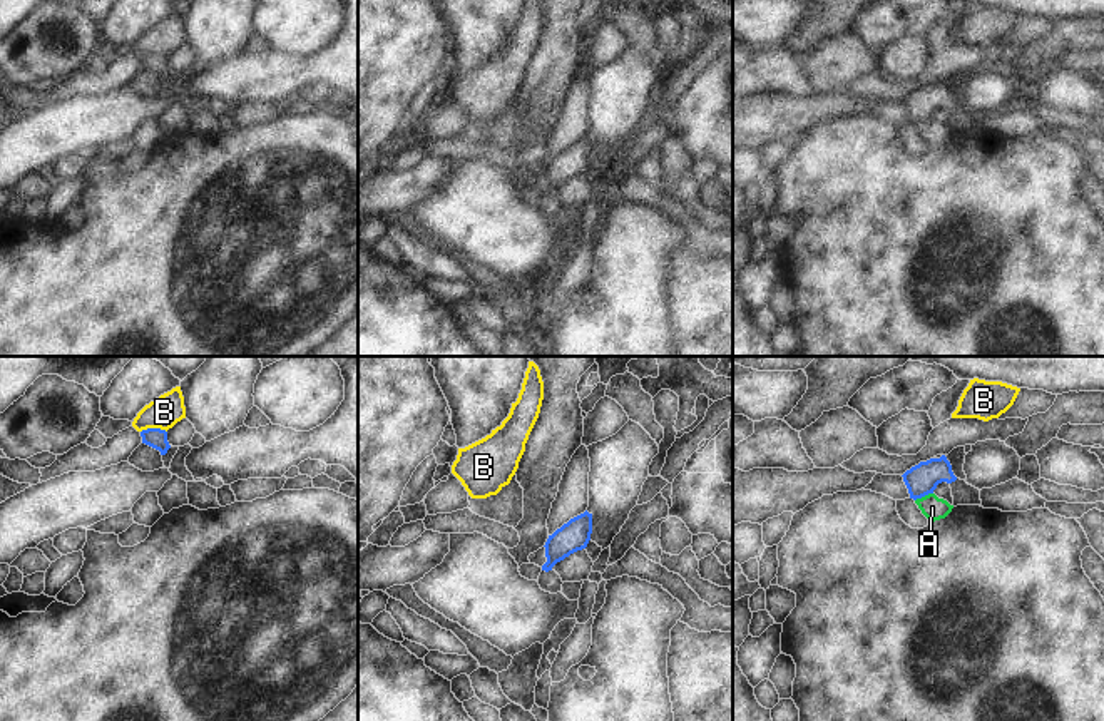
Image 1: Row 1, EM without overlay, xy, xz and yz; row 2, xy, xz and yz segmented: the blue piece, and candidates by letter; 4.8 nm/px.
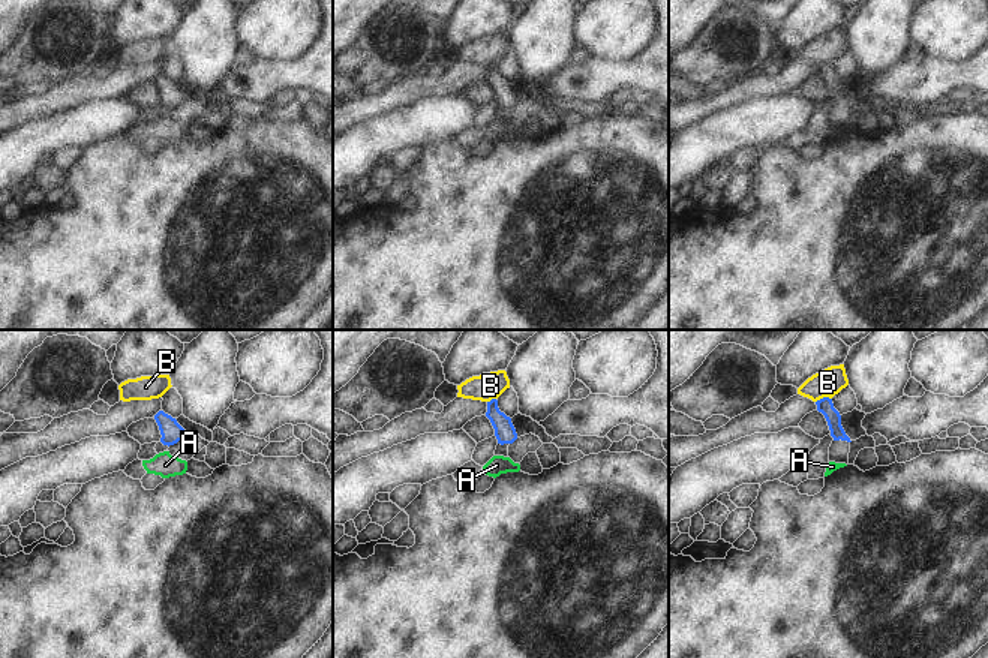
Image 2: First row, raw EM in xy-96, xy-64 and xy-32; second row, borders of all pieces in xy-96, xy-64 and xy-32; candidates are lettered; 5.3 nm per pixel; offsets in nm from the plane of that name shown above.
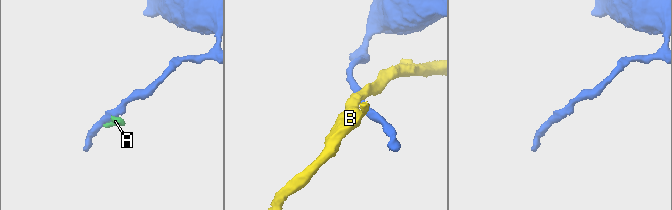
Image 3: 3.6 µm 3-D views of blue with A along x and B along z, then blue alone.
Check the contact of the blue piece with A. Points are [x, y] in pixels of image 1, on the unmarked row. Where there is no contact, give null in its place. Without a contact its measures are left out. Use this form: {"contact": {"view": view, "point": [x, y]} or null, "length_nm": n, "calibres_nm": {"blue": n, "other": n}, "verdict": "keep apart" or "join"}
{"contact": {"view": "yz", "point": [924, 121]}, "length_nm": 100, "calibres_nm": {"blue": 150, "other": 110}, "verdict": "keep apart"}

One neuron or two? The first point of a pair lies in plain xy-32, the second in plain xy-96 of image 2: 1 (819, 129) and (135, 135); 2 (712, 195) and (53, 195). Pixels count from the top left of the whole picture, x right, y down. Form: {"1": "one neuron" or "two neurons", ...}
{"1": "two neurons", "2": "two neurons"}

